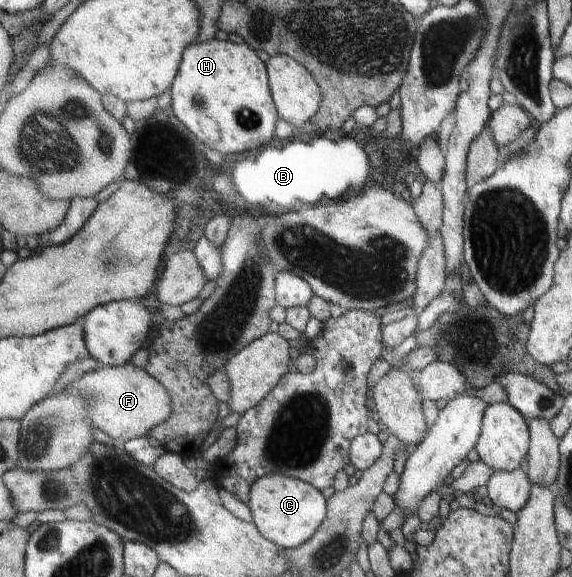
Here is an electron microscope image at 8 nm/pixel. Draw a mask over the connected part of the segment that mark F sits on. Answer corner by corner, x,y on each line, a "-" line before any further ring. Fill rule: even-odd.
134,364
100,365
97,370
69,386
72,386
72,391
92,393
92,397
96,399
90,413
92,421
114,440
127,442
141,437
149,438
154,429
170,421
170,417
174,415
174,397
170,395
170,391
157,377
150,375
146,368

